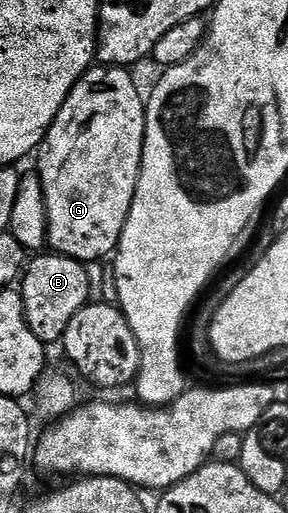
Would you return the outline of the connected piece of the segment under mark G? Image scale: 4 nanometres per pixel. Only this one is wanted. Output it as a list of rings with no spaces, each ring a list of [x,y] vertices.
[[[97,64],[90,68],[71,88],[36,155],[35,170],[41,176],[47,200],[49,246],[56,253],[66,254],[76,262],[94,264],[100,258],[108,259],[116,251],[117,241],[121,238],[135,200],[143,160],[147,102],[143,94],[141,98],[137,82],[129,74],[132,73],[128,69],[119,66]]]

